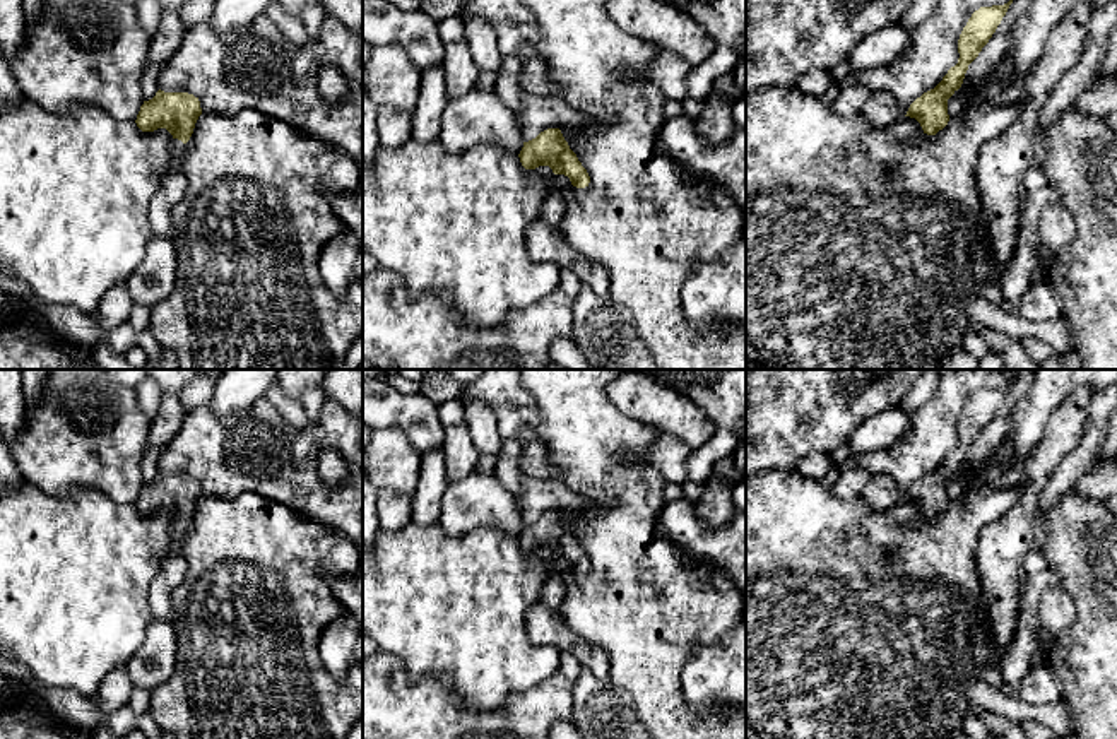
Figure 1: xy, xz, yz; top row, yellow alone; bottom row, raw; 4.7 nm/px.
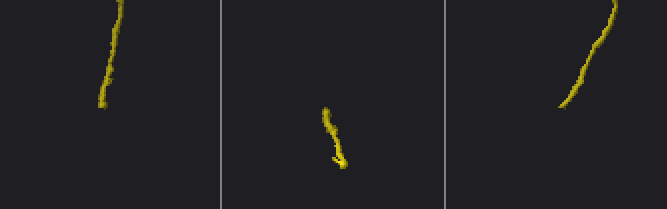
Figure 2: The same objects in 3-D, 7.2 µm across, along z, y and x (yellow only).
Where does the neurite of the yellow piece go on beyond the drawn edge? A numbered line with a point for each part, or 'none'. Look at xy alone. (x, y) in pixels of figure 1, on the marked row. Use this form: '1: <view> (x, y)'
1: xy (177, 147)

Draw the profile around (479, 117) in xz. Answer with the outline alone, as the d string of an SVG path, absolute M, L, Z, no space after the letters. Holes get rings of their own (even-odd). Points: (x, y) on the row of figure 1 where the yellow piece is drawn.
M479 87L448 99L440 125L440 142L453 154L479 144L494 144L506 154L520 154L523 147L513 109L494 91Z

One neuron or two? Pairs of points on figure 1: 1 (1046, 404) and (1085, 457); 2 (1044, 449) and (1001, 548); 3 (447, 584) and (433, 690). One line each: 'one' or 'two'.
1: two
2: one
3: two

